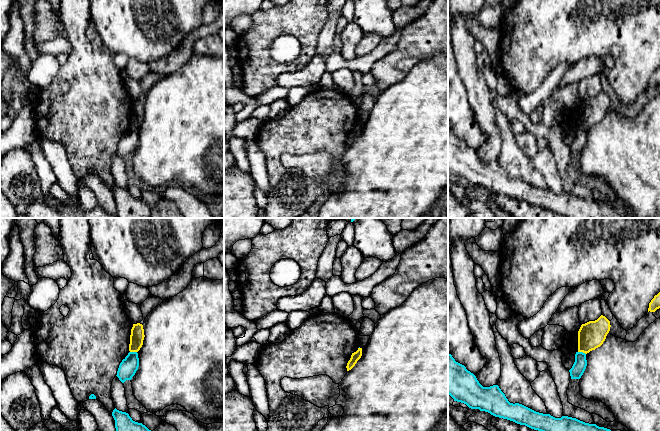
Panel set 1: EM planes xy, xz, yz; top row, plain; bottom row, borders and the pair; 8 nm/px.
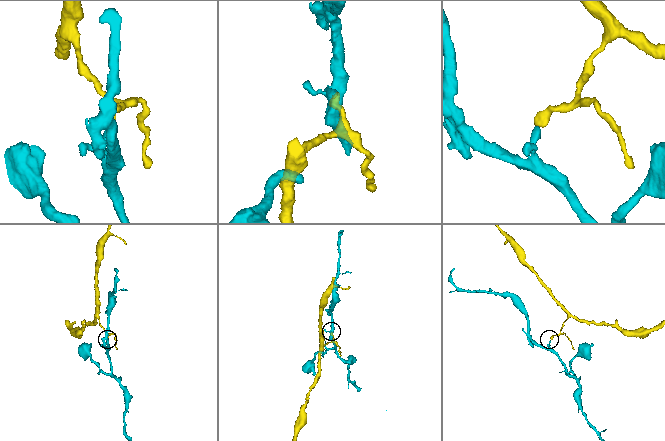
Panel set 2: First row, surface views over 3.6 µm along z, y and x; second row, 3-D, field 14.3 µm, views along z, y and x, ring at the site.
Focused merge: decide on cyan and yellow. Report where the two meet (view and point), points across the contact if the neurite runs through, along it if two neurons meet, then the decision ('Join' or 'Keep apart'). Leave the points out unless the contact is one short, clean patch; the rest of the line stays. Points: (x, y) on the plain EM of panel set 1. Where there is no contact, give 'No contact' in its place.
Touches cyan at yz (582, 128). Boundary: yz (578, 127), (582, 127), (585, 130). Keep apart

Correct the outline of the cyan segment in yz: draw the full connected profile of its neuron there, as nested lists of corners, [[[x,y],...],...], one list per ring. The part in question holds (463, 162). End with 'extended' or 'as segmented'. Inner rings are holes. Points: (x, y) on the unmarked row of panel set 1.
[[[448,129],[448,170],[454,177],[466,180],[471,185],[479,185],[491,191],[525,201],[564,215],[566,218],[622,218],[610,205],[589,200],[576,194],[562,192],[555,194],[550,190],[536,188],[522,180],[510,179],[498,161],[483,163],[476,152]]] | as segmented

